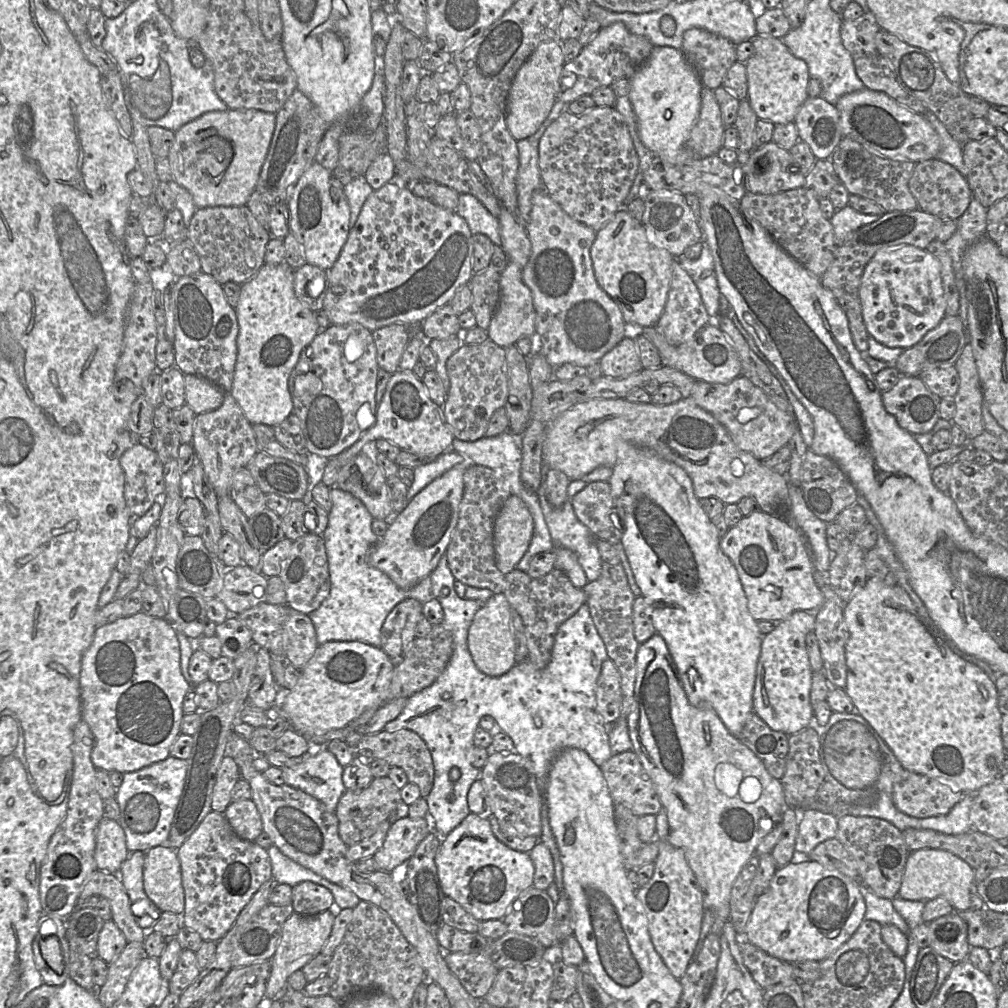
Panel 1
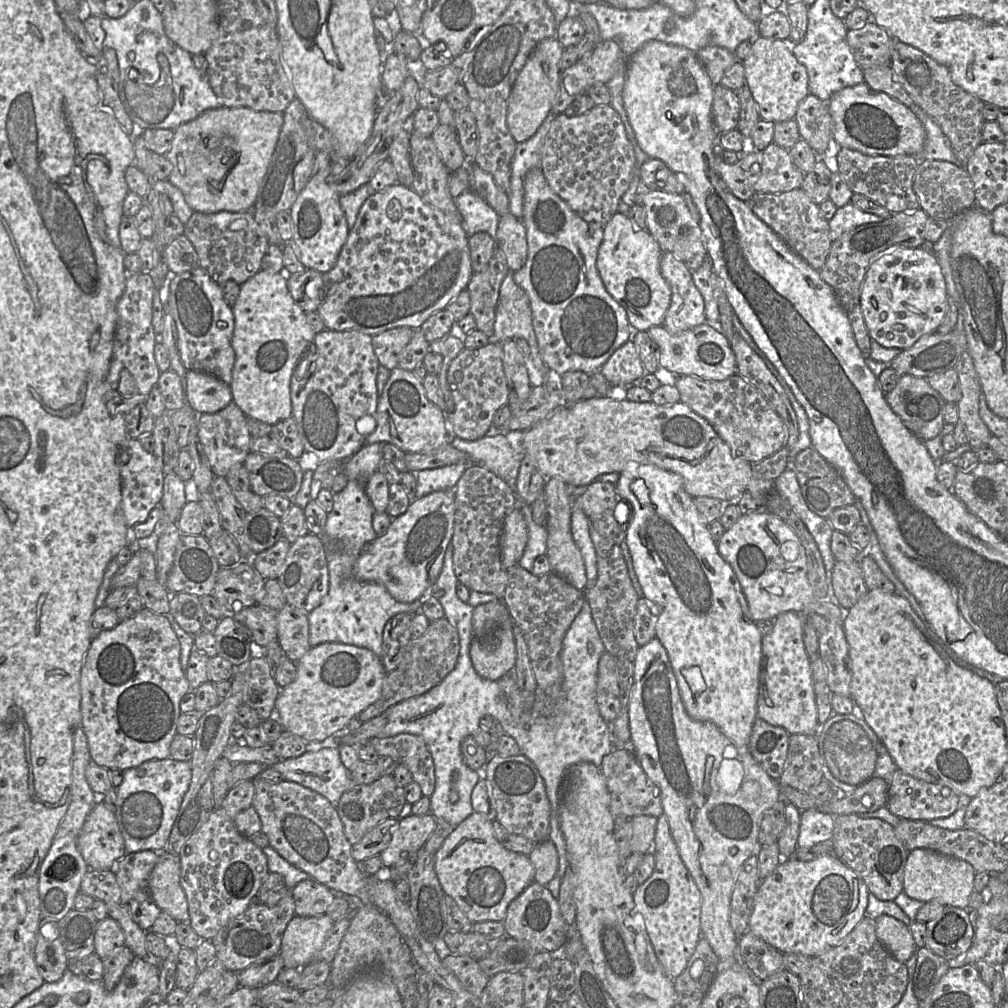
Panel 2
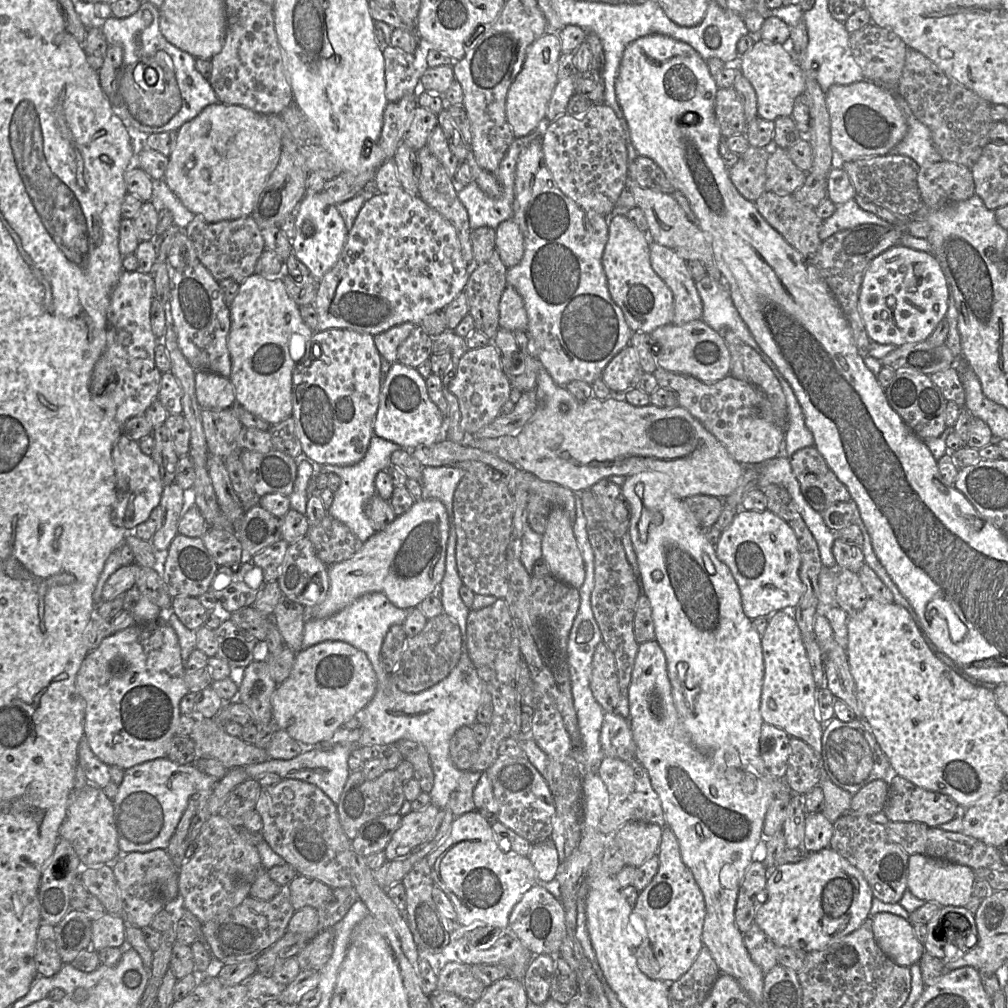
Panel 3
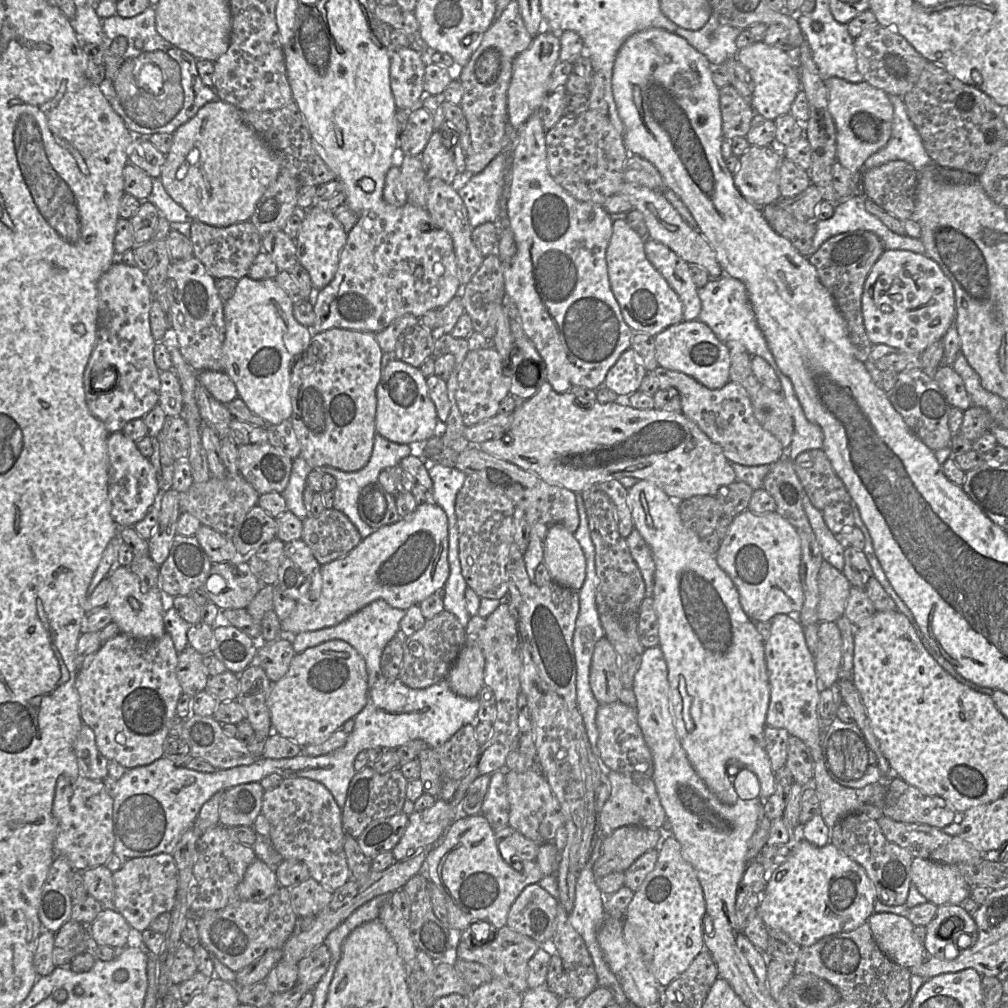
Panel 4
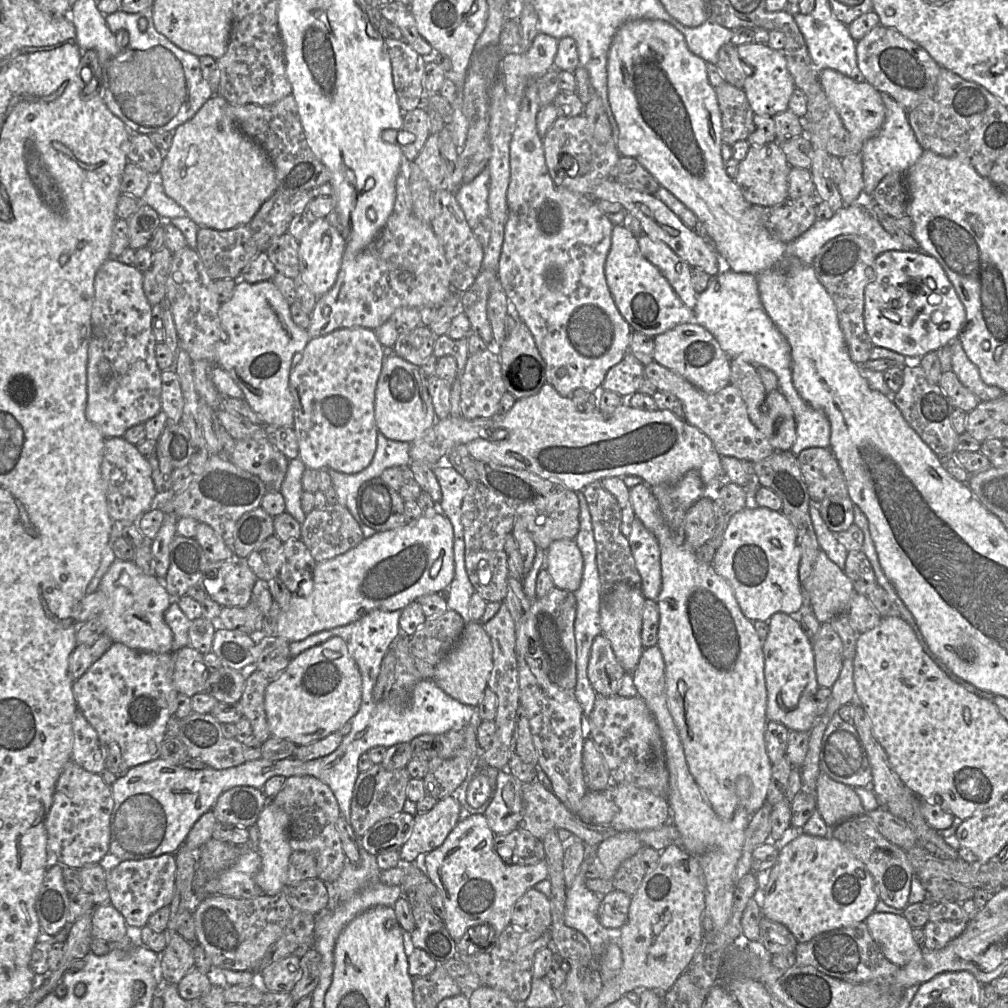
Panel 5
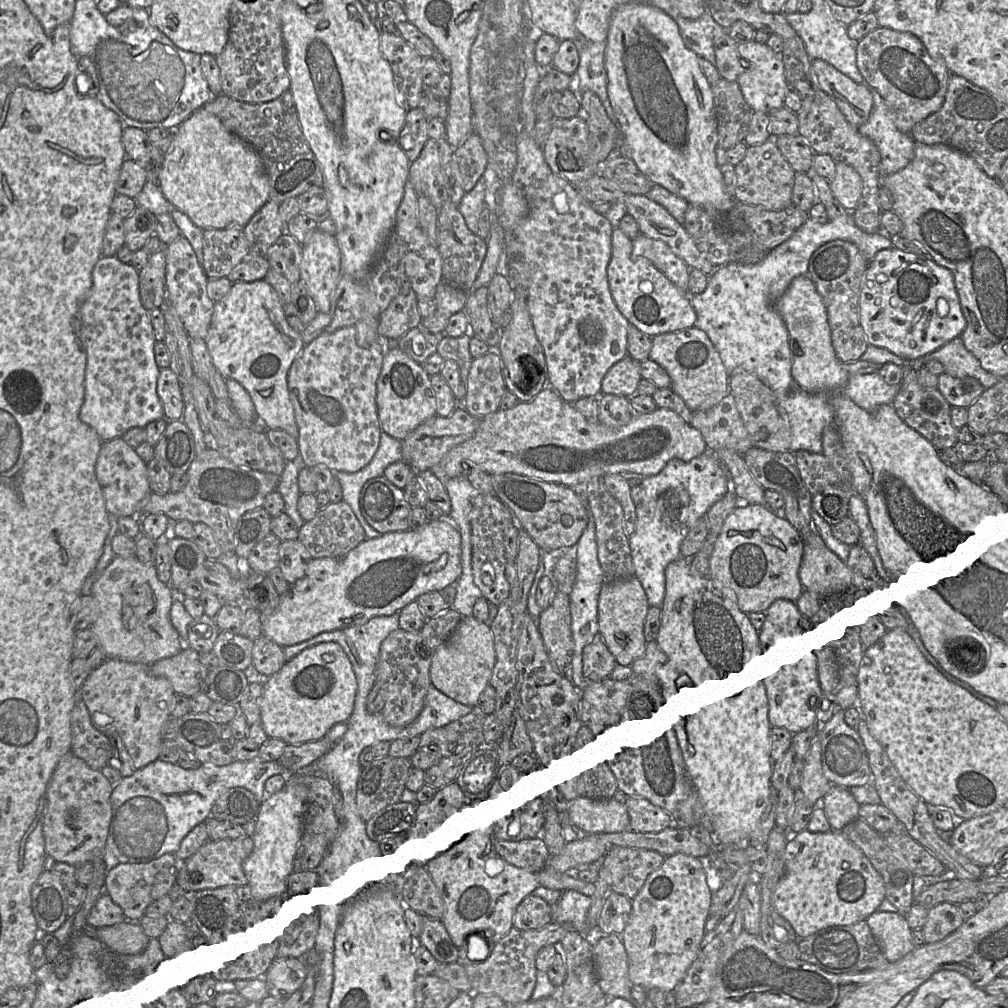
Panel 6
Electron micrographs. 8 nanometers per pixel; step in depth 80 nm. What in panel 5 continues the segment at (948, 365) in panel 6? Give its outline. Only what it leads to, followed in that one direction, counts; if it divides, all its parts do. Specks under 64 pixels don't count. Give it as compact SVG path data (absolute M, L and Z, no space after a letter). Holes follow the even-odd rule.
M959 339L950 343L952 353L952 371L957 375L960 382L973 392L980 401L990 401L1000 397L1003 391L996 386L985 384L979 370L967 357Z

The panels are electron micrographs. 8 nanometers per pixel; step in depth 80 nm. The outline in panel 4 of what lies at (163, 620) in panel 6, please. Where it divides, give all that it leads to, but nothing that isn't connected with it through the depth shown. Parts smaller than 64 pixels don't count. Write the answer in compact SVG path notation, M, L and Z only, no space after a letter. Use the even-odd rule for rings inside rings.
M117 566L109 576L112 594L105 607L108 608L112 622L116 623L121 633L139 639L157 639L166 633L163 616L167 600L159 588L141 587L139 578L129 567Z

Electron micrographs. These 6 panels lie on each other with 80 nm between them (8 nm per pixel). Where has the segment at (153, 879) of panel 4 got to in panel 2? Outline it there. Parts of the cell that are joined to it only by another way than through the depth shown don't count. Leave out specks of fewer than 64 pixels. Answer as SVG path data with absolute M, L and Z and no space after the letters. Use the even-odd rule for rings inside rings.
M152 850L127 853L113 870L125 894L134 921L144 931L151 929L162 910L151 897L148 882L159 852Z

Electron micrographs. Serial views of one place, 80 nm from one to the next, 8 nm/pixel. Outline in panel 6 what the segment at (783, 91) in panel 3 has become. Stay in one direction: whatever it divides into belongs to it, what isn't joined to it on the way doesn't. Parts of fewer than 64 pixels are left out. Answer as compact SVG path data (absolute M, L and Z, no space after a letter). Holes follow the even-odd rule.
M755 40L739 43L737 50L739 56L749 62L749 67L745 68L737 79L748 105L753 111L764 113L770 113L773 110L783 107L789 84L785 76L781 54L775 53L766 43L759 43Z

